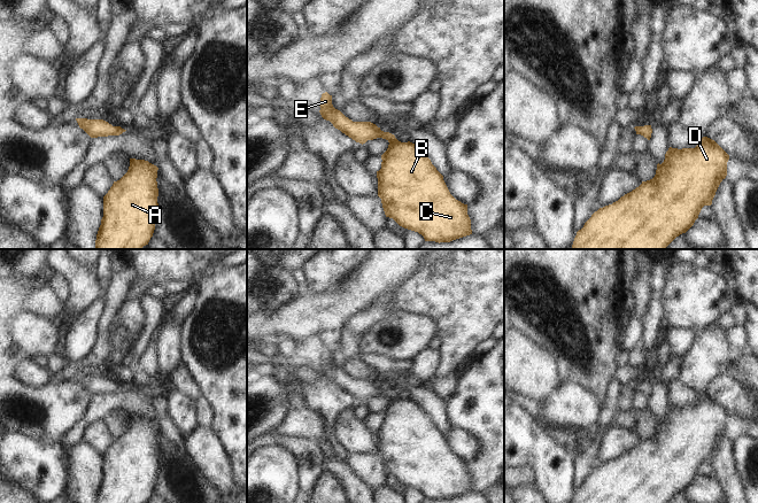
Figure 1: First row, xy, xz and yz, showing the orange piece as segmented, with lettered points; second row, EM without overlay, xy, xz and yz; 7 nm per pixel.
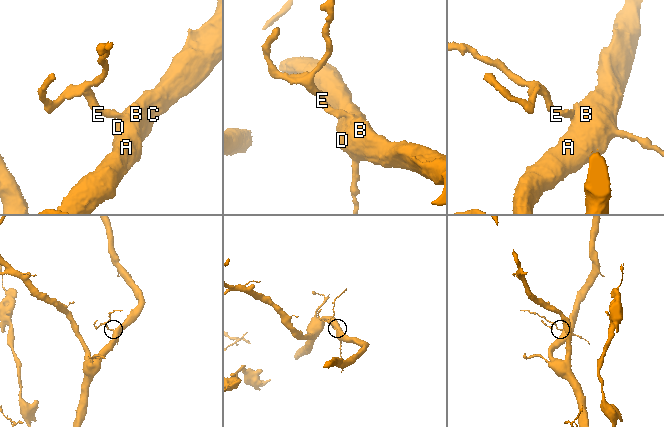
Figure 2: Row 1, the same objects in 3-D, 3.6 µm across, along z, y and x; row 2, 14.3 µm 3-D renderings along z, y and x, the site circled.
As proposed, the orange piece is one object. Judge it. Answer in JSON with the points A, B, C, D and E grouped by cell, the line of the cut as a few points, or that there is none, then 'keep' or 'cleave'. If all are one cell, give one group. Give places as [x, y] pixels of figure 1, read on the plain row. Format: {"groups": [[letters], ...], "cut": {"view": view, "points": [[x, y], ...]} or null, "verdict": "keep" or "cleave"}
{"groups": [["A", "B", "C", "D", "E"]], "cut": null, "verdict": "keep"}

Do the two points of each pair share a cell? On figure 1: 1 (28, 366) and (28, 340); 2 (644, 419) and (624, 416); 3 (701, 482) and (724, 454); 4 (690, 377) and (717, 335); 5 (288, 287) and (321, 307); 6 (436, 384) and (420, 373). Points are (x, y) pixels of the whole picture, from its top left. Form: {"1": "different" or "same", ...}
{"1": "different", "2": "same", "3": "different", "4": "same", "5": "different", "6": "different"}

